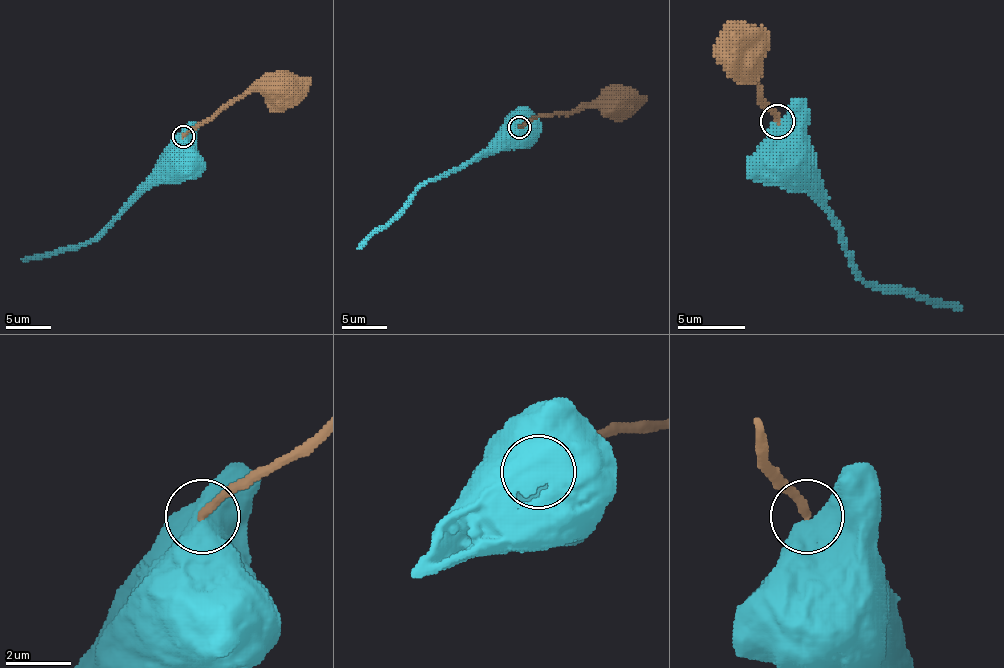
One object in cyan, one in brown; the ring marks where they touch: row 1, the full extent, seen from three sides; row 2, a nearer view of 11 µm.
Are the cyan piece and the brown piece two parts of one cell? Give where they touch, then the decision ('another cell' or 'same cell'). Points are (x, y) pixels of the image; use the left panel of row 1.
place (183, 136); another cell

